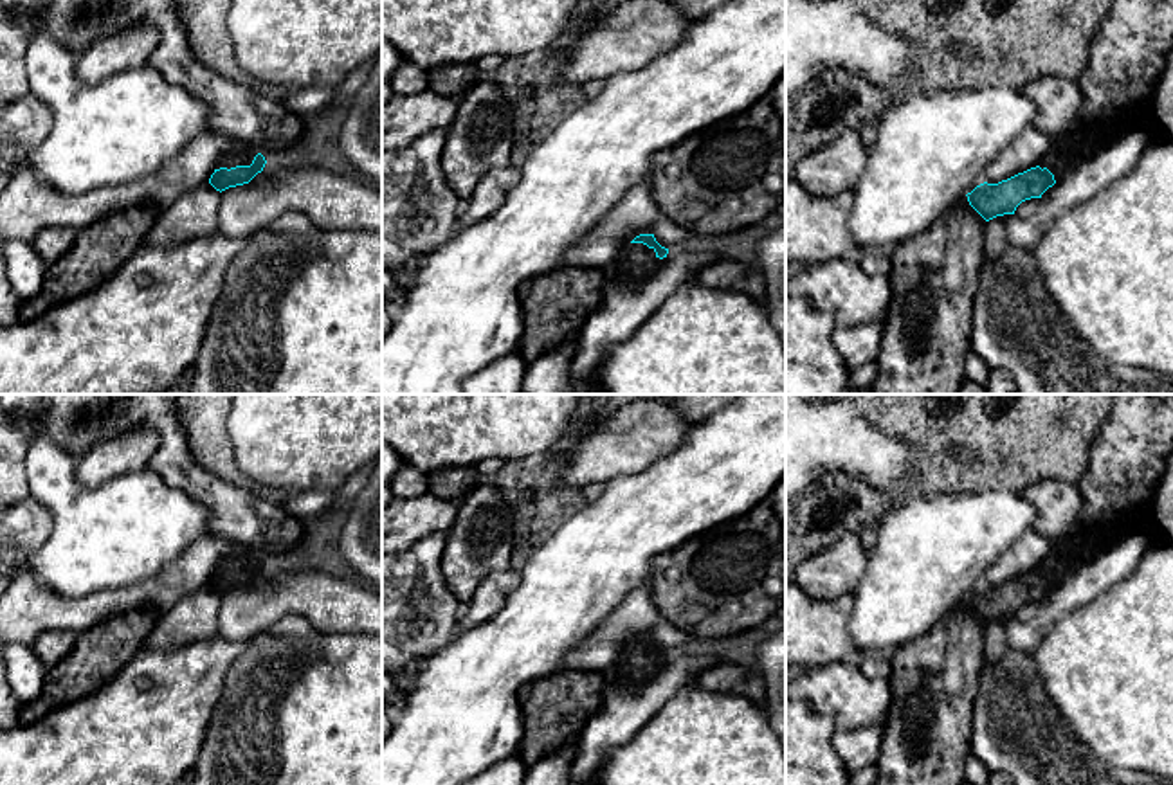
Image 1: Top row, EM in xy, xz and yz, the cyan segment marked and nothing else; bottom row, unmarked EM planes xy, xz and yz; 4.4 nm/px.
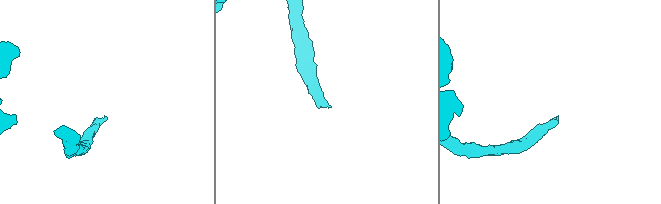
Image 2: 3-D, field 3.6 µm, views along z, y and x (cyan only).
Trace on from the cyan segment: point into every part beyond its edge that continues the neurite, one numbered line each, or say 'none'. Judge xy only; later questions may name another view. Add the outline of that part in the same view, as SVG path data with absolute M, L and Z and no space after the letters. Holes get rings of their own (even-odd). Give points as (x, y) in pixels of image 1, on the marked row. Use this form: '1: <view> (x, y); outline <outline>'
1: xy (235, 157); outline M234 148L218 158L216 169L220 169L220 167L231 169L236 166L250 166L258 153L259 153L258 149Z

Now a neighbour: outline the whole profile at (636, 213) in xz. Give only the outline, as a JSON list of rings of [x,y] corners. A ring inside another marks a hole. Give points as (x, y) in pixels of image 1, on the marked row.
[[[643,182],[634,185],[582,239],[566,254],[564,265],[575,268],[604,268],[618,257],[623,245],[640,234],[652,234],[658,220],[667,218]]]

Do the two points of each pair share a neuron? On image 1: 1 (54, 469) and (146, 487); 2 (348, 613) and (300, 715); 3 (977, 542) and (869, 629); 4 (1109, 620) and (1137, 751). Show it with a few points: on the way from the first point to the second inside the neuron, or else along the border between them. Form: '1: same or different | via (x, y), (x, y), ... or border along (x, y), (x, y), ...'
1: same | via (65, 496), (72, 503), (119, 503)
2: different | border along (300, 616), (305, 616), (323, 632), (363, 634)
3: same | via (950, 548), (896, 602)
4: same | via (1137, 652), (1137, 719)

